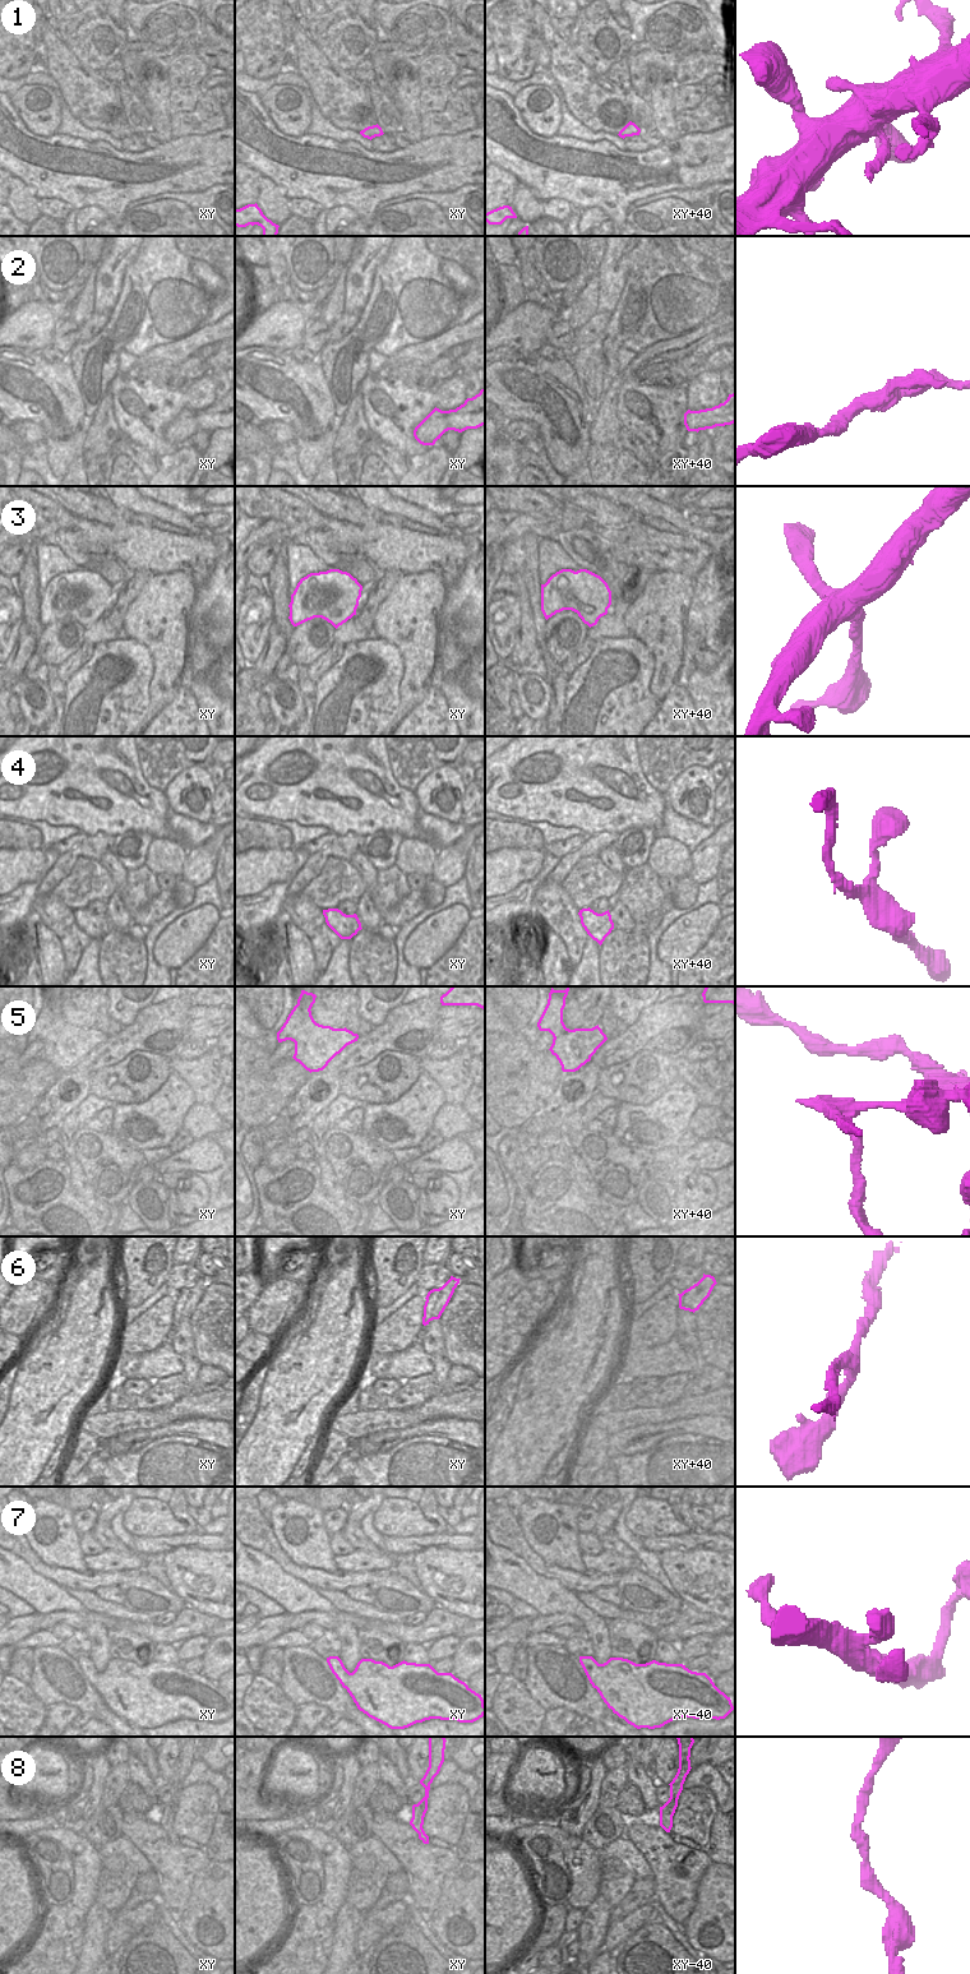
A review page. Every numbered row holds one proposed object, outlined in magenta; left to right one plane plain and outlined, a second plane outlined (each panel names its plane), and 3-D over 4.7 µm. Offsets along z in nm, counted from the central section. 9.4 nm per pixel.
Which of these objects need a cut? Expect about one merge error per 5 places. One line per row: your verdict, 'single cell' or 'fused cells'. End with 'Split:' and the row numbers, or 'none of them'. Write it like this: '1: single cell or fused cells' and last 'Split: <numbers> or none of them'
1: single cell
2: single cell
3: single cell
4: single cell
5: fused cells
6: fused cells
7: single cell
8: single cell
Split: 5, 6

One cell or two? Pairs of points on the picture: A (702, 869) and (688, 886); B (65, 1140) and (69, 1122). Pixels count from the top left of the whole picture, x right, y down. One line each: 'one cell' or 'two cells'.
A: two cells
B: one cell

